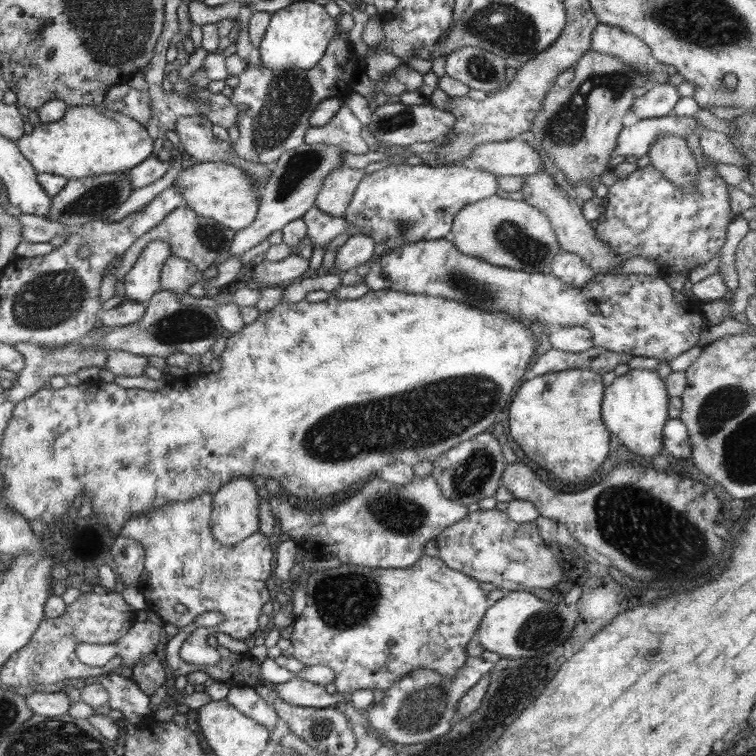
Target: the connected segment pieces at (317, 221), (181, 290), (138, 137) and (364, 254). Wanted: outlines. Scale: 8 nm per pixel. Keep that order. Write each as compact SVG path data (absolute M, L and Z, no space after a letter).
M316 206L311 207L303 220L307 225L307 238L311 245L316 245L324 251L326 246L337 236L345 234L353 226L342 217L332 217Z
M170 256L161 272L161 290L170 290L178 297L182 296L205 275L206 273L200 271L194 264L181 257Z
M103 104L69 107L58 122L34 126L31 134L24 134L17 145L37 172L67 179L129 171L144 163L154 151L154 139L146 126L126 112L118 113Z
M351 236L346 244L338 248L333 271L345 274L352 268L367 264L374 256L375 242L370 236Z

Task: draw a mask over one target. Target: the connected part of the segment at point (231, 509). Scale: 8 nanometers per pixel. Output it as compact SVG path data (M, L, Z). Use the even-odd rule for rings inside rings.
M244 476L235 477L213 494L213 534L221 545L234 546L258 532L260 526L258 515L260 515L260 496L262 494L263 492L256 488L254 481Z

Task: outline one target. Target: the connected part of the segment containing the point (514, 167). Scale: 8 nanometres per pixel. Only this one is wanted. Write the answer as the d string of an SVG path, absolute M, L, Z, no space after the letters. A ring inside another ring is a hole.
M504 140L476 146L465 159L466 165L500 176L532 176L544 170L544 162L530 143L519 140Z

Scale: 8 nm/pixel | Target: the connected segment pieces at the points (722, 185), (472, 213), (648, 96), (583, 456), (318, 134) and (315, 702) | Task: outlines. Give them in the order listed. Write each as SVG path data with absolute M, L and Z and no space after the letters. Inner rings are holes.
M652 164L638 167L627 178L618 179L608 187L608 206L606 211L597 219L597 236L606 241L617 254L619 262L625 262L632 257L647 257L650 260L657 260L657 264L663 274L672 274L681 270L690 272L698 266L710 261L710 258L724 246L728 236L728 226L734 220L735 212L729 204L728 184L718 174L716 168L710 166L698 166L698 176L694 178L694 189L683 192L677 188L672 180L669 180L664 173L654 168Z
M497 195L464 206L458 211L452 222L450 239L467 256L529 273L548 272L553 259L561 252L556 230L544 212L525 201Z
M655 84L643 96L636 98L631 109L640 119L668 116L680 98L677 86Z
M572 369L562 372L551 372L535 376L522 383L518 388L518 396L510 403L510 432L514 442L522 448L522 452L532 458L540 468L554 472L562 484L580 484L586 478L598 472L602 460L608 458L608 442L610 431L605 427L601 417L601 403L604 399L605 386L601 373L586 369Z
M343 101L342 108L326 126L311 126L305 133L304 143L307 145L324 142L335 145L352 154L366 154L372 150L361 137L364 124L354 116L354 113Z
M297 677L283 684L276 684L275 688L278 697L293 706L322 709L334 707L346 700L343 694L329 694L324 687Z

